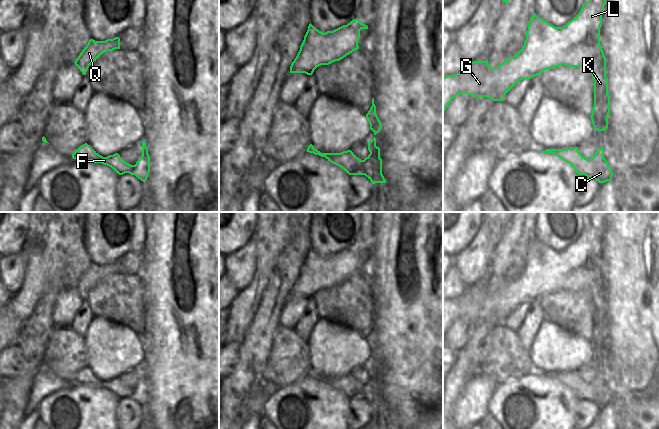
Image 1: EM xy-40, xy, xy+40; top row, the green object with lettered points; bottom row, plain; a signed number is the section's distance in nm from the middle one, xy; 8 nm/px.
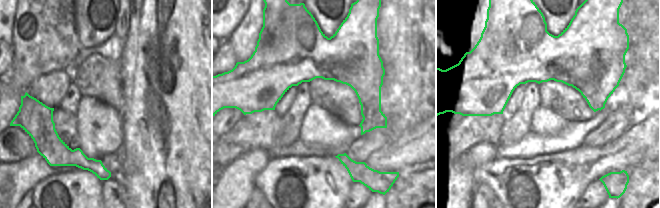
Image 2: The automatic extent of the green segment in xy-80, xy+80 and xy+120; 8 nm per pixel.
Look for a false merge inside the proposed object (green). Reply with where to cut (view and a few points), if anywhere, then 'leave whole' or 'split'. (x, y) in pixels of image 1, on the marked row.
cut none; leave whole

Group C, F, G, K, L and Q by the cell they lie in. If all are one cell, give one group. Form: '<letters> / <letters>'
C F G K L Q

